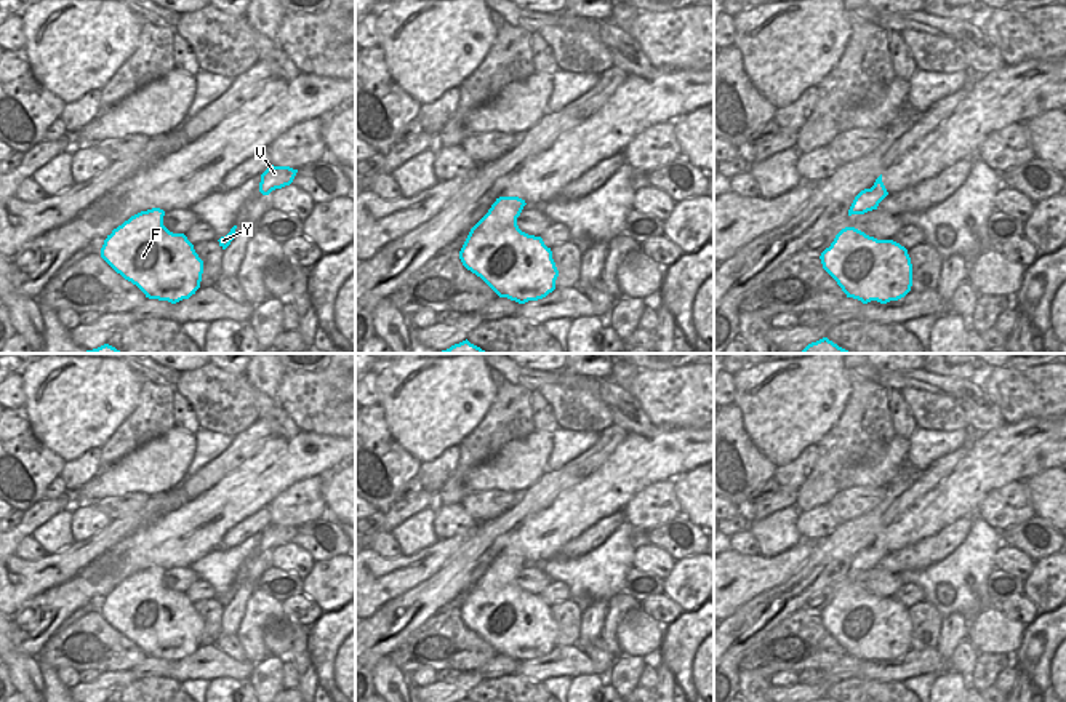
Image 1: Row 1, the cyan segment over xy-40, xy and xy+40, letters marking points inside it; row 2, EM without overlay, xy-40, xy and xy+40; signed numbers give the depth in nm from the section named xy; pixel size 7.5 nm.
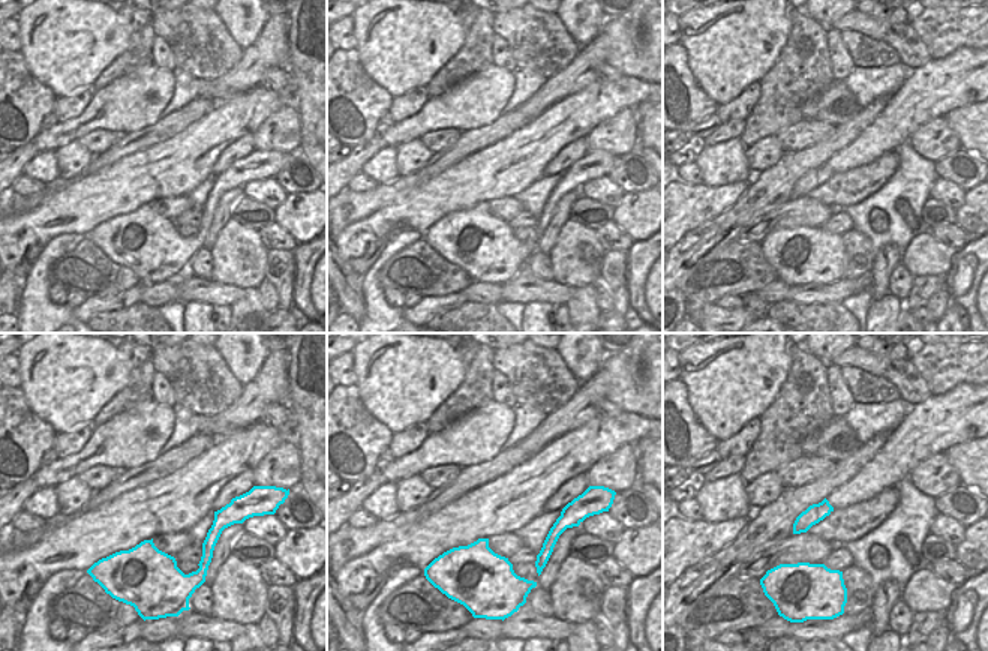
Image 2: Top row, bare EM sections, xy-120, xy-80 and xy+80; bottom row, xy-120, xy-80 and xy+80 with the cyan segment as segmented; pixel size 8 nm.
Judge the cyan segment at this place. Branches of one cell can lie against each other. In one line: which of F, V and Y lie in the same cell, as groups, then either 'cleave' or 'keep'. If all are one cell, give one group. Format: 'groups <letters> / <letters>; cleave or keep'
groups F V Y; keep

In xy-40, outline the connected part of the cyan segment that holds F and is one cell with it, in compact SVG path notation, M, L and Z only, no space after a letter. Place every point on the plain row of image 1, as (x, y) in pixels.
M141 569L112 588L101 616L149 657L176 662L200 646L203 619L184 592L163 584L165 569Z

